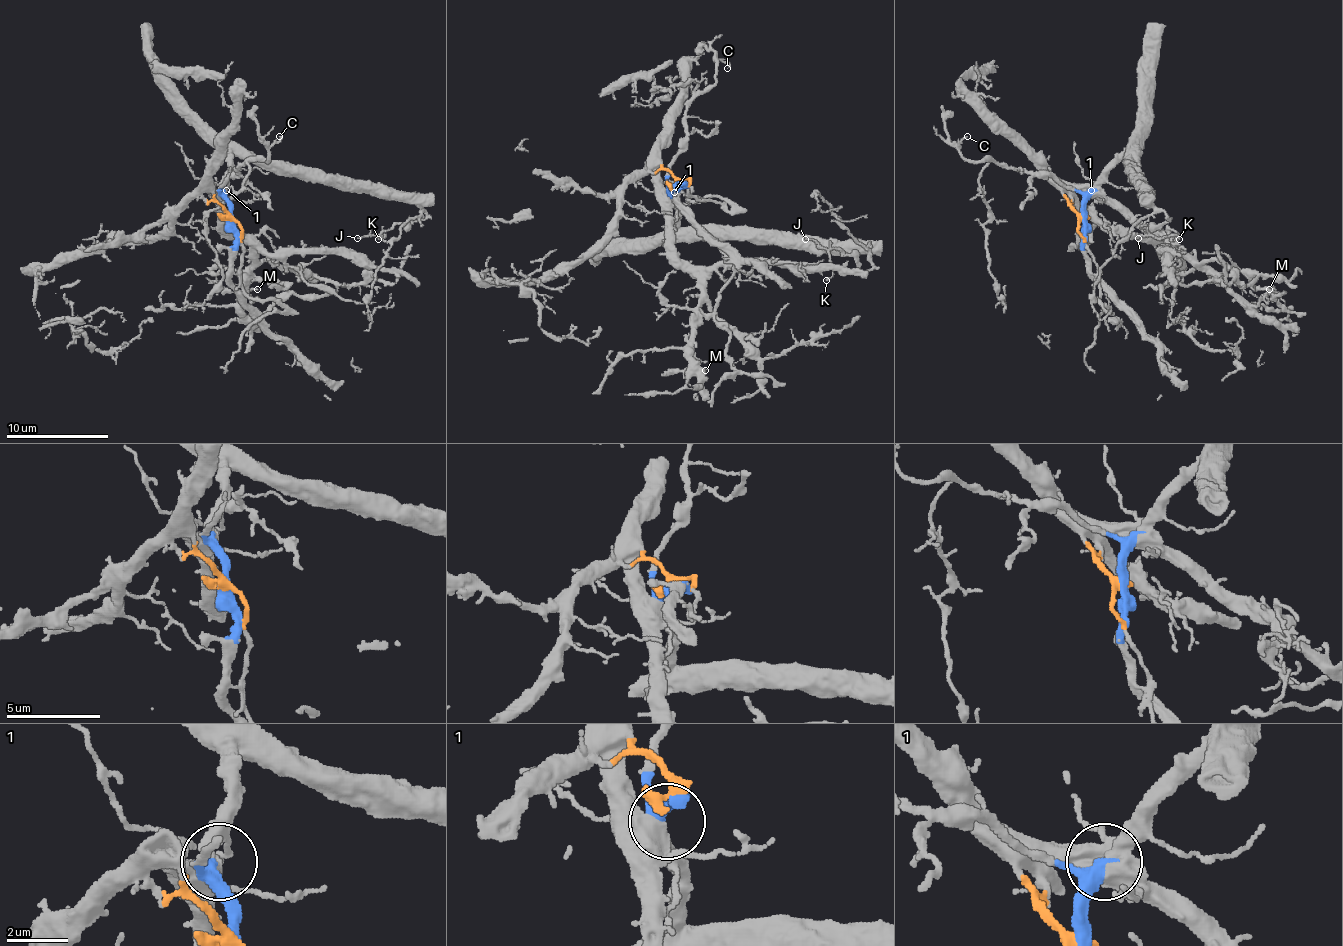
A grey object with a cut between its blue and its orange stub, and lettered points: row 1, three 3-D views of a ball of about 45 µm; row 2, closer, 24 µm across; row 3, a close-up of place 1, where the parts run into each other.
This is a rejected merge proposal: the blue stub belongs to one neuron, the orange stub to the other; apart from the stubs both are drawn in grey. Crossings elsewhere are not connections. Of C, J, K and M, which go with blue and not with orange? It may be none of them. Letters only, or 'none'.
C, J, K

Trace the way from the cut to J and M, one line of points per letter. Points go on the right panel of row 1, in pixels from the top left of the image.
J: (1083, 218), (1083, 197), (1127, 154), (1148, 200), (1171, 220), (1158, 226), (1153, 223), (1145, 236), (1137, 238)
M: (1081, 218), (1068, 205), (1070, 192), (1096, 192), (1153, 223), (1245, 305), (1263, 300), (1274, 290), (1268, 290)

